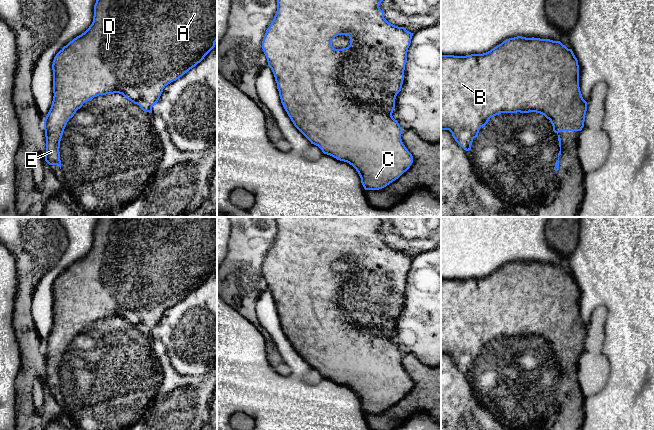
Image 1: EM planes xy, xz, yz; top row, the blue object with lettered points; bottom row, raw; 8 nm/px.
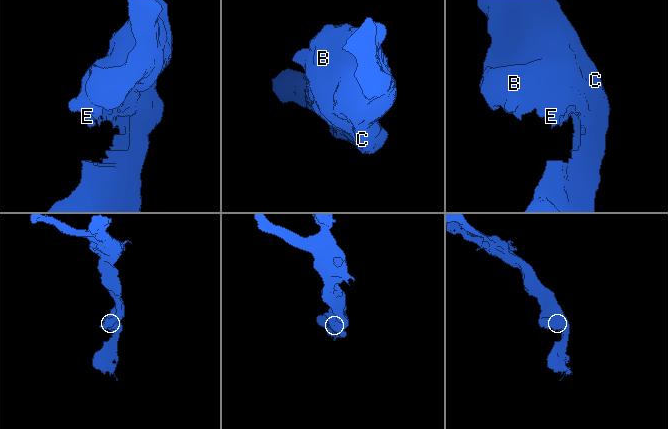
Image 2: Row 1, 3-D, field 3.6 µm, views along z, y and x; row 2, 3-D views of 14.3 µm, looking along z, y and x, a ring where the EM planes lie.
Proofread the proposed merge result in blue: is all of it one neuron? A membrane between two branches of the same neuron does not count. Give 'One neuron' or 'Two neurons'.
One neuron

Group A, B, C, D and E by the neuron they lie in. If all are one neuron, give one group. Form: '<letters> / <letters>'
A B C D E

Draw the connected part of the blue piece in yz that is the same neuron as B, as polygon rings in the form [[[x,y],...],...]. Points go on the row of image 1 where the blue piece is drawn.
[[[517,36],[509,38],[483,54],[466,56],[441,55],[441,130],[449,130],[466,151],[471,149],[479,129],[491,117],[501,113],[536,112],[550,120],[553,131],[581,131],[584,127],[587,102],[579,87],[579,65],[572,49],[560,41]]]

